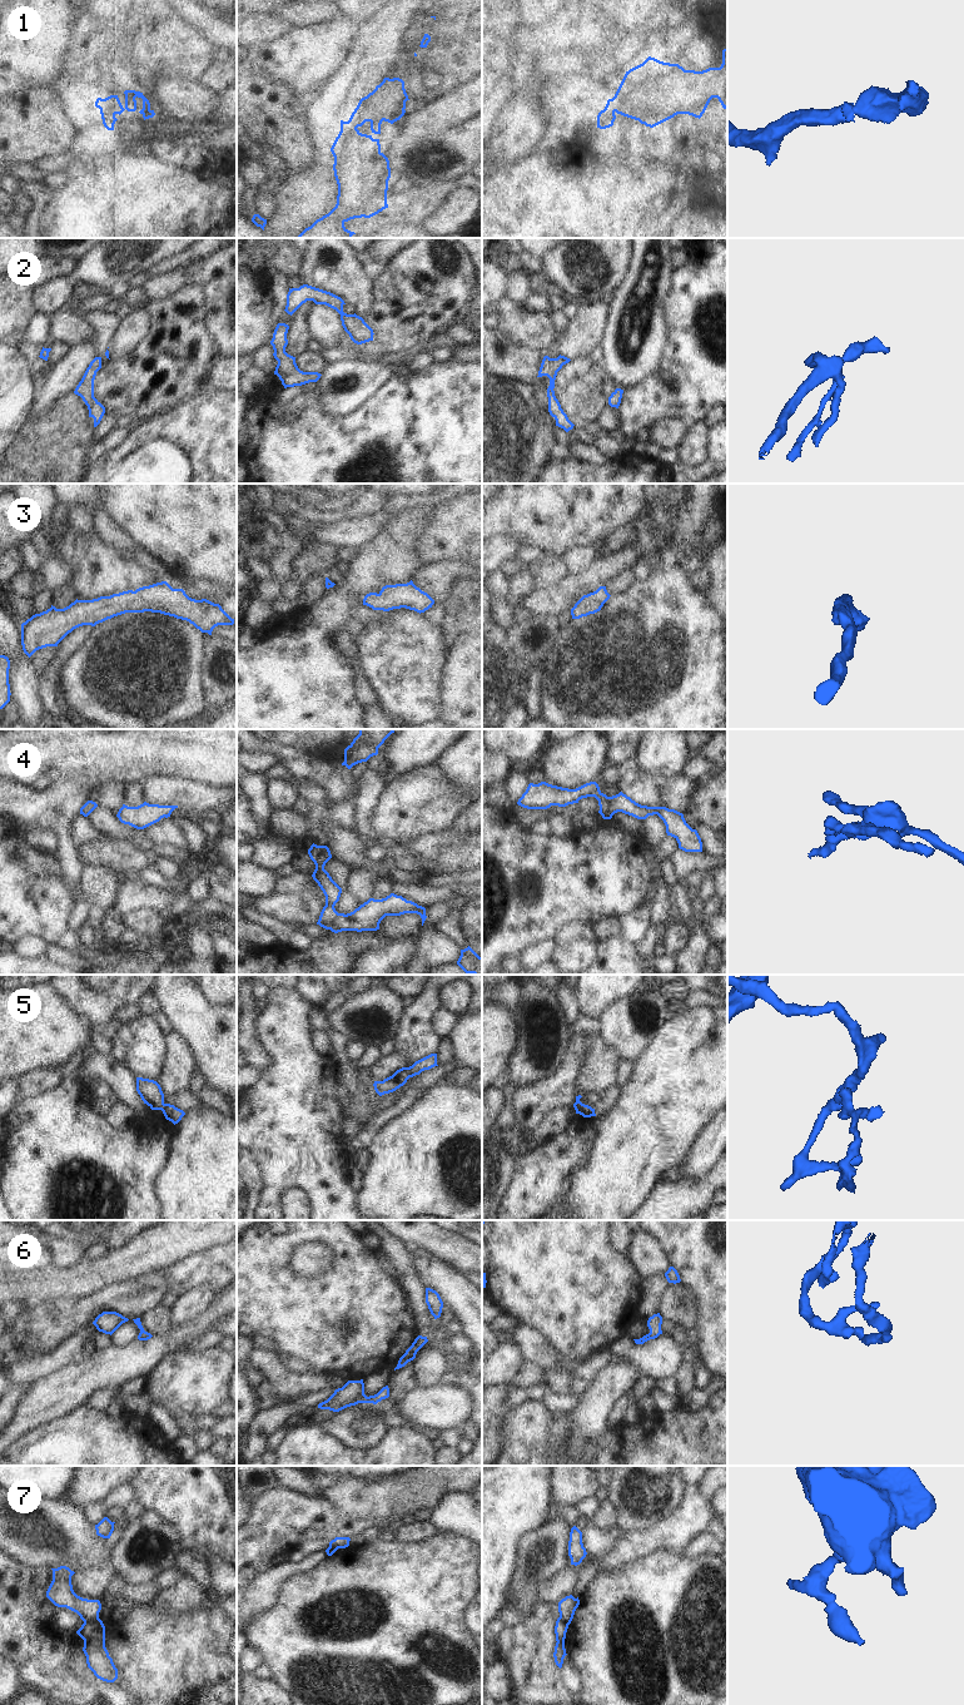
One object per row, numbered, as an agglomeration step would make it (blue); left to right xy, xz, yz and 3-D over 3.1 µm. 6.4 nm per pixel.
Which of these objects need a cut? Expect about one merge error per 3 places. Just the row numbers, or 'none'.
5, 7

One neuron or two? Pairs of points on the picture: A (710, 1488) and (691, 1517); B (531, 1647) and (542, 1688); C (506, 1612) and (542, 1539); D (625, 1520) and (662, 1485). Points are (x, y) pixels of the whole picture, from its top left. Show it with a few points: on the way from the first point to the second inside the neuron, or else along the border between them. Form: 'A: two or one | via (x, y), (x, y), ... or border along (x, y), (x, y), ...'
A: two | border along (697, 1485), (710, 1501)
B: one | via (531, 1658), (535, 1678)
C: one | via (523, 1594), (526, 1576), (540, 1557)
D: one | via (634, 1511), (654, 1491)

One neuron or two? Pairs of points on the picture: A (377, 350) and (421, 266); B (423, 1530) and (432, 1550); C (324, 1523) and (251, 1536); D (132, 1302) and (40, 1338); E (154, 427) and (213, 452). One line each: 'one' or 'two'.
A: one
B: two
C: one
D: one
E: one

